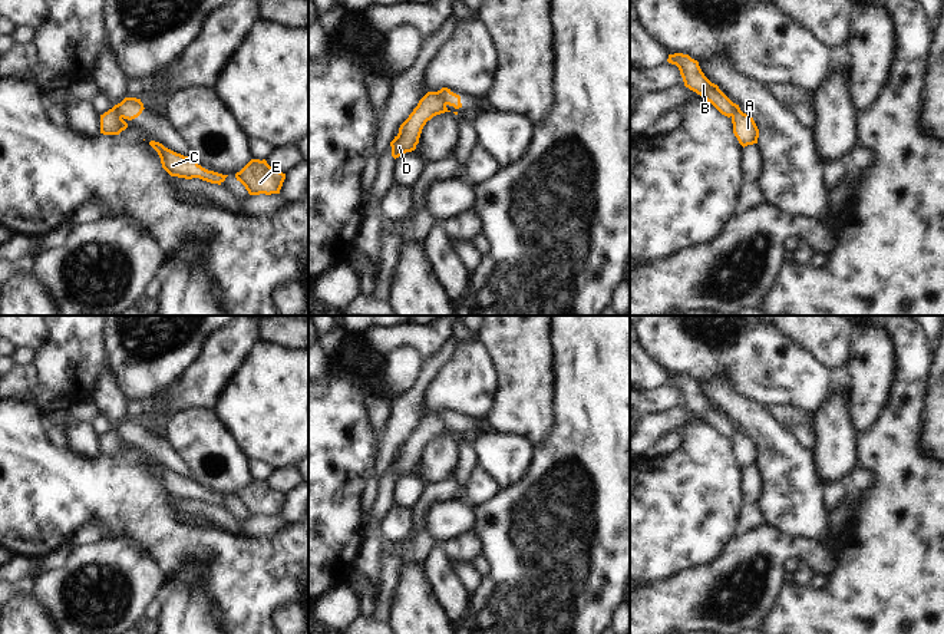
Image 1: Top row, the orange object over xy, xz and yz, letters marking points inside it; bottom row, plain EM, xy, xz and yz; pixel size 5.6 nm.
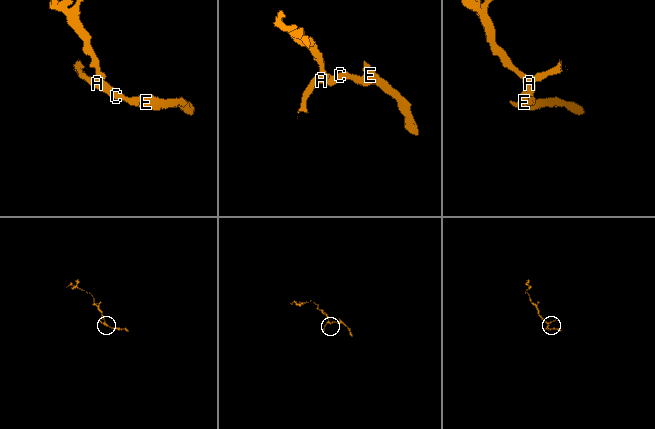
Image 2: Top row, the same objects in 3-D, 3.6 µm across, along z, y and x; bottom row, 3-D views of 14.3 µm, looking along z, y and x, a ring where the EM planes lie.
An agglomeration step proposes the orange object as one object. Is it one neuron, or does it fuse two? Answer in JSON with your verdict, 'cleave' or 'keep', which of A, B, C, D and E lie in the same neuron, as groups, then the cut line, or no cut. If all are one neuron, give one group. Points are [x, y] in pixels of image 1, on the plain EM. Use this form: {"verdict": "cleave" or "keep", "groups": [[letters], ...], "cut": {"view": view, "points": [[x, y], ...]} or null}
{"verdict": "cleave", "groups": [["A", "C", "D", "E"], ["B"]], "cut": {"view": "xz", "points": [[435, 413], [445, 426]]}}

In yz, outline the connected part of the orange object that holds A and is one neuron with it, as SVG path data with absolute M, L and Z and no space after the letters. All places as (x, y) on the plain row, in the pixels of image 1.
M739 432L732 437L733 455L739 465L745 469L757 465L759 450L752 437Z

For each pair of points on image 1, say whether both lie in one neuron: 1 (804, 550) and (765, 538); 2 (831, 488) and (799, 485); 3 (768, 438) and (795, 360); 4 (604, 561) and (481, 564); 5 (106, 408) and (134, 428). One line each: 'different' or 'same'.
1: same
2: different
3: different
4: different
5: different

